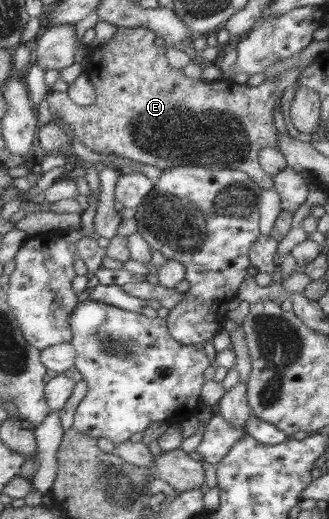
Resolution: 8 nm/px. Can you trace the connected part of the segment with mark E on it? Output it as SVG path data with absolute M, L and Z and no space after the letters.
M146 26L117 27L107 42L91 49L89 54L89 58L99 66L99 94L93 104L79 107L66 92L52 91L46 96L50 112L55 112L81 145L93 153L141 162L161 171L171 166L241 171L261 189L273 190L272 176L265 174L258 164L258 152L263 148L277 148L277 132L272 122L275 101L281 100L280 96L288 86L296 85L296 78L303 68L281 73L274 83L264 80L253 87L223 78L211 82L193 81L183 74L182 68L176 69L167 63L166 46L156 46L153 43L155 36Z

